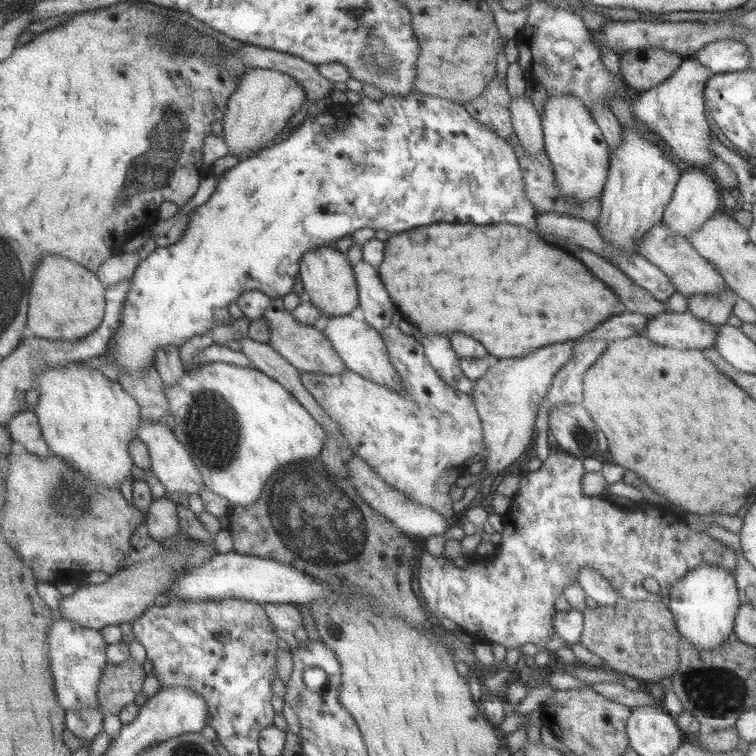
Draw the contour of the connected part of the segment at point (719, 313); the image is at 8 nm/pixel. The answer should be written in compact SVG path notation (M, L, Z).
M730 288L720 295L699 294L687 297L688 311L706 323L722 325L733 313L738 295Z

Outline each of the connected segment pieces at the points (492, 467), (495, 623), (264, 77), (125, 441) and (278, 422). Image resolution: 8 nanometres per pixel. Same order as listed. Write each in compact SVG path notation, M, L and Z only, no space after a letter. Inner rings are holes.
M566 341L563 343L548 344L523 357L497 359L482 378L473 381L474 390L471 395L482 421L484 445L486 445L486 451L488 451L488 456L483 458L484 466L482 469L487 474L483 478L478 478L477 476L472 478L479 488L480 482L486 478L495 478L494 476L498 476L499 472L502 472L504 468L508 468L508 466L516 462L526 452L526 448L530 446L530 442L534 438L534 427L536 426L539 406L548 394L554 374L572 358L574 347L570 341Z
M556 447L538 470L524 474L510 505L513 526L502 535L495 560L471 557L471 563L466 568L458 568L452 560L443 556L423 553L421 568L418 568L418 590L422 592L430 612L439 619L450 619L476 641L497 642L506 649L521 648L527 642L544 648L556 632L556 599L564 594L568 584L576 582L577 573L582 568L594 568L600 572L619 596L630 602L667 601L670 588L690 570L700 566L720 566L735 576L735 551L722 541L707 532L691 529L684 517L668 507L664 510L663 505L642 500L640 504L628 508L611 504L604 496L585 495L582 492L584 474L583 459ZM648 577L658 581L661 595L646 591L643 582Z
M272 69L249 71L240 81L238 91L229 102L226 119L222 122L229 153L233 156L246 152L254 155L256 150L262 150L264 144L272 142L288 127L294 114L298 114L308 101L309 92L294 76Z
M85 361L80 363L70 363L70 365L66 365L64 367L52 367L52 369L44 371L44 373L40 373L40 375L38 375L38 380L40 380L38 388L41 393L41 397L39 403L36 405L37 413L40 417L46 440L48 440L48 444L53 450L53 454L66 459L72 467L76 467L76 469L82 471L86 477L90 477L90 479L92 479L92 481L96 481L96 483L110 485L110 487L120 487L128 479L135 481L132 475L132 470L134 470L134 463L136 464L136 462L134 460L133 453L130 452L130 445L132 445L134 440L140 436L140 431L142 430L142 425L145 420L140 401L136 399L130 391L126 390L126 387L124 387L121 381L114 381L114 379L110 379L110 377L104 373L104 370L94 371L94 369L90 368L90 366L86 366Z
M214 362L204 365L204 367L194 368L187 371L186 376L178 383L176 388L167 387L170 402L172 402L173 416L175 417L177 426L176 431L178 438L190 449L194 462L201 468L202 474L205 476L205 482L208 487L216 491L216 493L230 499L233 505L252 506L258 503L262 498L268 486L274 481L277 474L280 473L282 467L289 466L290 463L296 463L302 459L317 459L323 455L324 447L326 447L327 430L322 423L302 404L301 400L286 385L274 380L274 377L268 376L261 369L244 368L242 365L230 364L227 362Z

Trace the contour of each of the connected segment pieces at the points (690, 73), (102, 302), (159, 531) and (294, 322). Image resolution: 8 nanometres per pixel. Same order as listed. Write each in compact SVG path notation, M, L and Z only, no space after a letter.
M685 58L673 76L658 87L642 92L640 99L630 106L636 124L640 121L639 125L648 127L653 138L662 138L673 156L678 156L678 160L688 166L702 167L708 171L712 157L716 157L710 148L712 132L704 105L705 87L712 76L711 71L700 62L694 58Z
M46 255L34 280L29 326L37 336L53 341L87 338L105 321L107 289L106 284L86 265L62 255Z
M168 497L158 498L148 514L147 522L153 538L166 541L175 538L182 531L178 503Z
M283 298L272 299L272 303L265 311L264 317L268 318L268 322L272 326L272 339L270 343L276 347L276 350L282 356L288 358L302 372L338 375L350 371L346 360L341 357L336 346L334 346L334 342L325 334L323 325L315 326L302 323L294 315L294 311L288 312Z

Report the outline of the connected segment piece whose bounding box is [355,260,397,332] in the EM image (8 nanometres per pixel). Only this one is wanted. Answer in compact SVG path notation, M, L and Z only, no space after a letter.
M362 260L355 265L355 268L360 284L361 308L364 310L366 321L381 332L391 324L397 308L378 275L378 267Z

